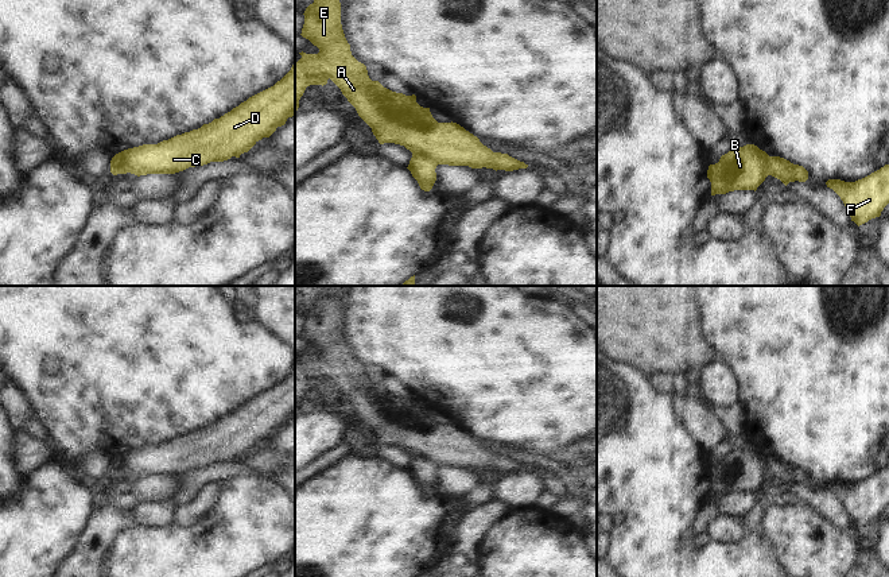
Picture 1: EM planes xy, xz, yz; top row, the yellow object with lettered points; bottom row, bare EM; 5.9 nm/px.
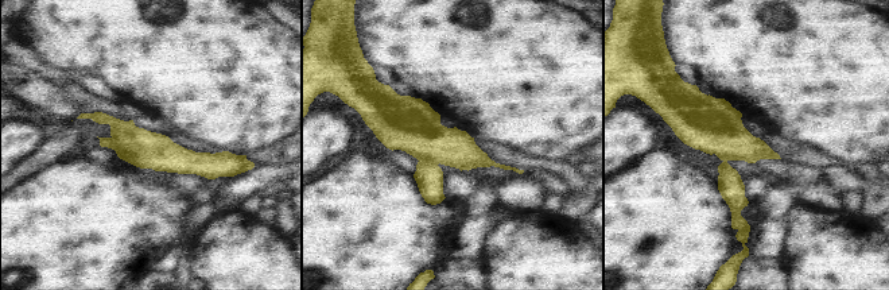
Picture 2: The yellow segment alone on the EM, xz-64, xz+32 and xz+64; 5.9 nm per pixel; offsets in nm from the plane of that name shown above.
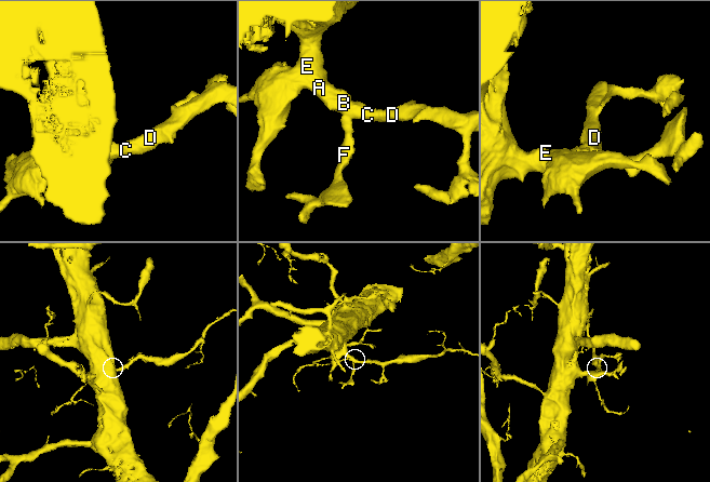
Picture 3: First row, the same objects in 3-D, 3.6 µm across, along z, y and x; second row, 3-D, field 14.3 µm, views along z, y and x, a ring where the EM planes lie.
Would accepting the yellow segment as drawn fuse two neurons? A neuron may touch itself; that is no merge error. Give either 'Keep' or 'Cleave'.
Cleave.

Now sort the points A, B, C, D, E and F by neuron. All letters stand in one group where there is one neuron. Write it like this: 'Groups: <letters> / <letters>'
Groups: A B C D E / F.

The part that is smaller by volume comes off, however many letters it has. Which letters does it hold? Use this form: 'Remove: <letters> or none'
Remove: F

